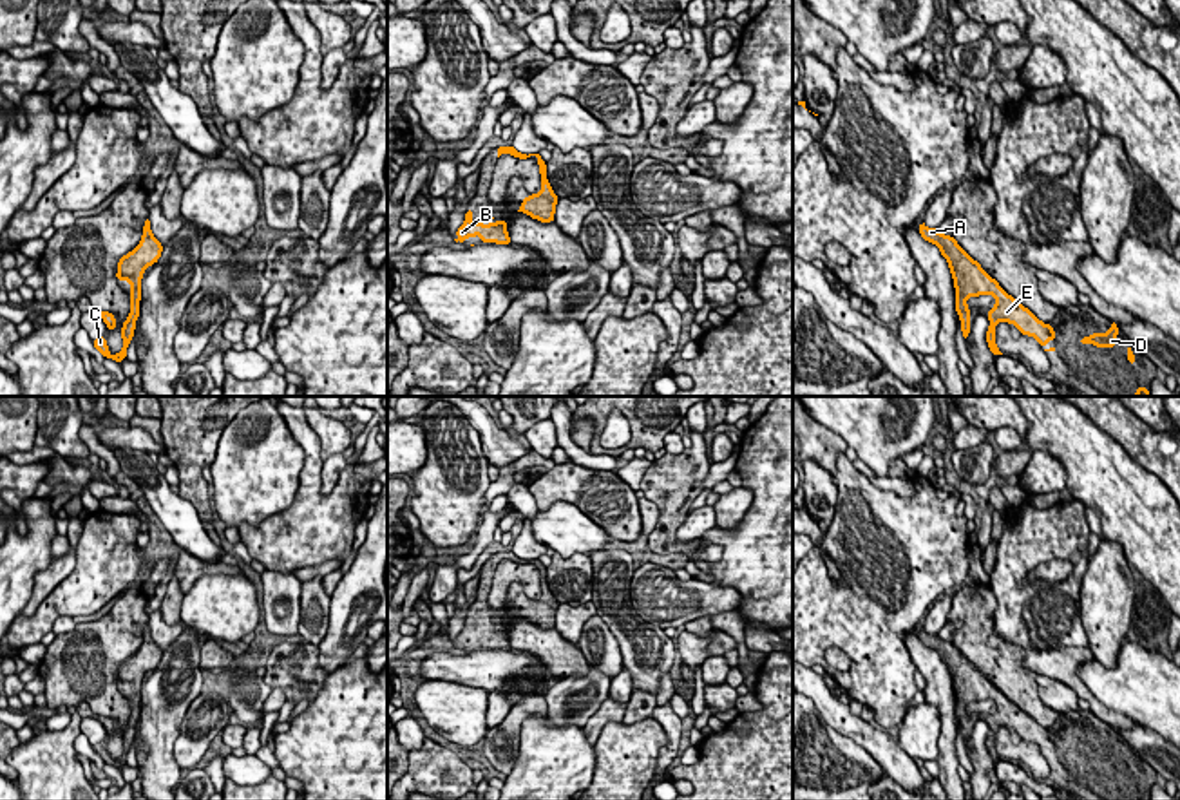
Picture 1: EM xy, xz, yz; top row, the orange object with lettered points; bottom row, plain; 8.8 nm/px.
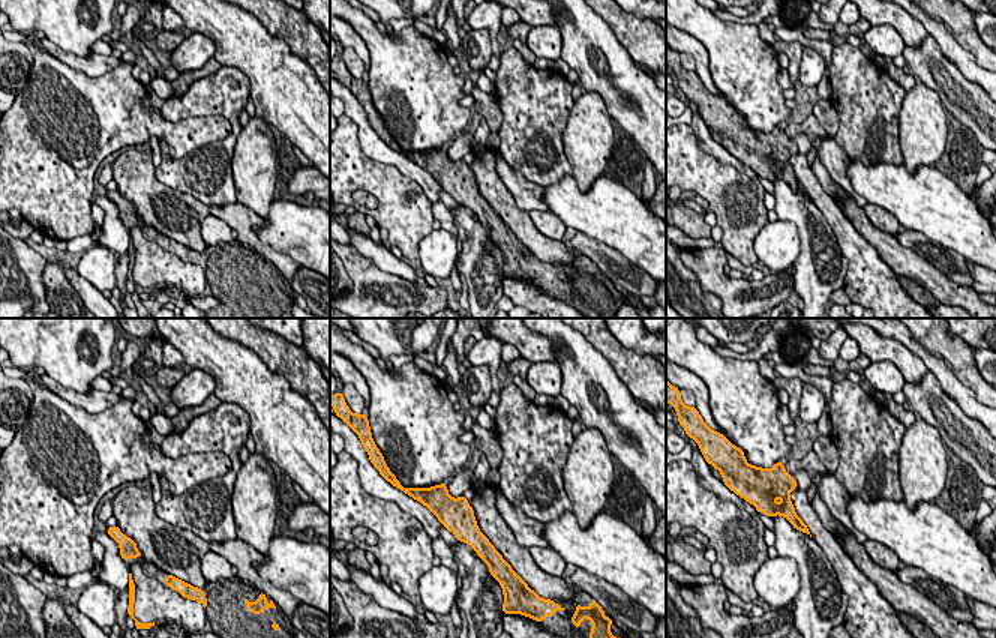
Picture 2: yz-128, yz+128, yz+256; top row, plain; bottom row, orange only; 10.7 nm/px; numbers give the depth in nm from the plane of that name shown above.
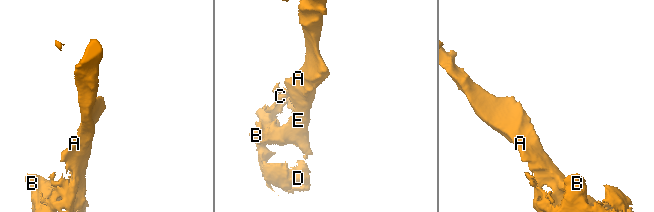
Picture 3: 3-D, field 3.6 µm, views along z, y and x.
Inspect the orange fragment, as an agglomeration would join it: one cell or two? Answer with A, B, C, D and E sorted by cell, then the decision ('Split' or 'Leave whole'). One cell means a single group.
Groups: A B C D E. Leave whole

